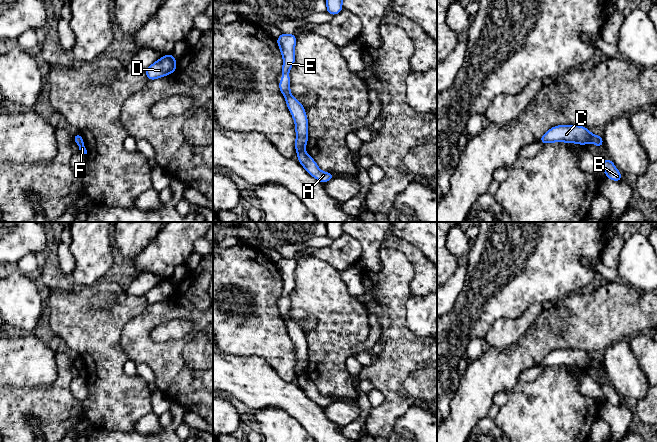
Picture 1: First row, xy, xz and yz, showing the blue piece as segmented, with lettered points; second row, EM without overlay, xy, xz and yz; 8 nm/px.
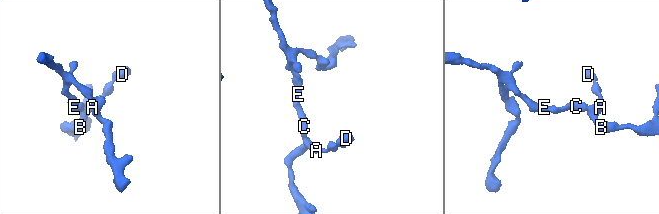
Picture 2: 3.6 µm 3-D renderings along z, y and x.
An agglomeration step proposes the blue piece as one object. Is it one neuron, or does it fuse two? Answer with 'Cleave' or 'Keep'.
Cleave

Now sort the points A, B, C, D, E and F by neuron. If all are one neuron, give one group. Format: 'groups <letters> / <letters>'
groups A B D F / C E

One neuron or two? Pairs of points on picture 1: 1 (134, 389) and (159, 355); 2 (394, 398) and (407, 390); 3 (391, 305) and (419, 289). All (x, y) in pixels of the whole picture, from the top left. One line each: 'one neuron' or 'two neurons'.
1: two neurons
2: two neurons
3: two neurons

